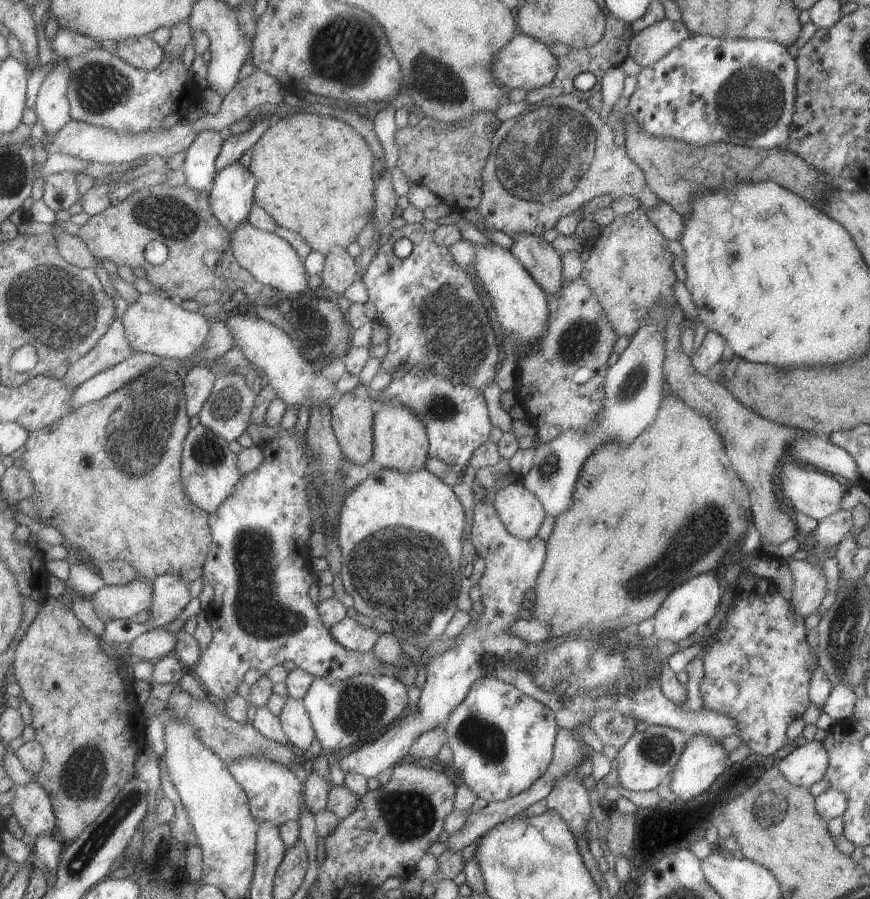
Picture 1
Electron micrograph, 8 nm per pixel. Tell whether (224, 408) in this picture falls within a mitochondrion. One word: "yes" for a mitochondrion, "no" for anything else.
yes

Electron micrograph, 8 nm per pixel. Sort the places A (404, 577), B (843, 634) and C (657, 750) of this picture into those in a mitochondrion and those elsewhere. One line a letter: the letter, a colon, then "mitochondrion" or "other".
A: mitochondrion
B: mitochondrion
C: mitochondrion

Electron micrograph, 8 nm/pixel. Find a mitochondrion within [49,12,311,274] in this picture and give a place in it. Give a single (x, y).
(100, 87)

